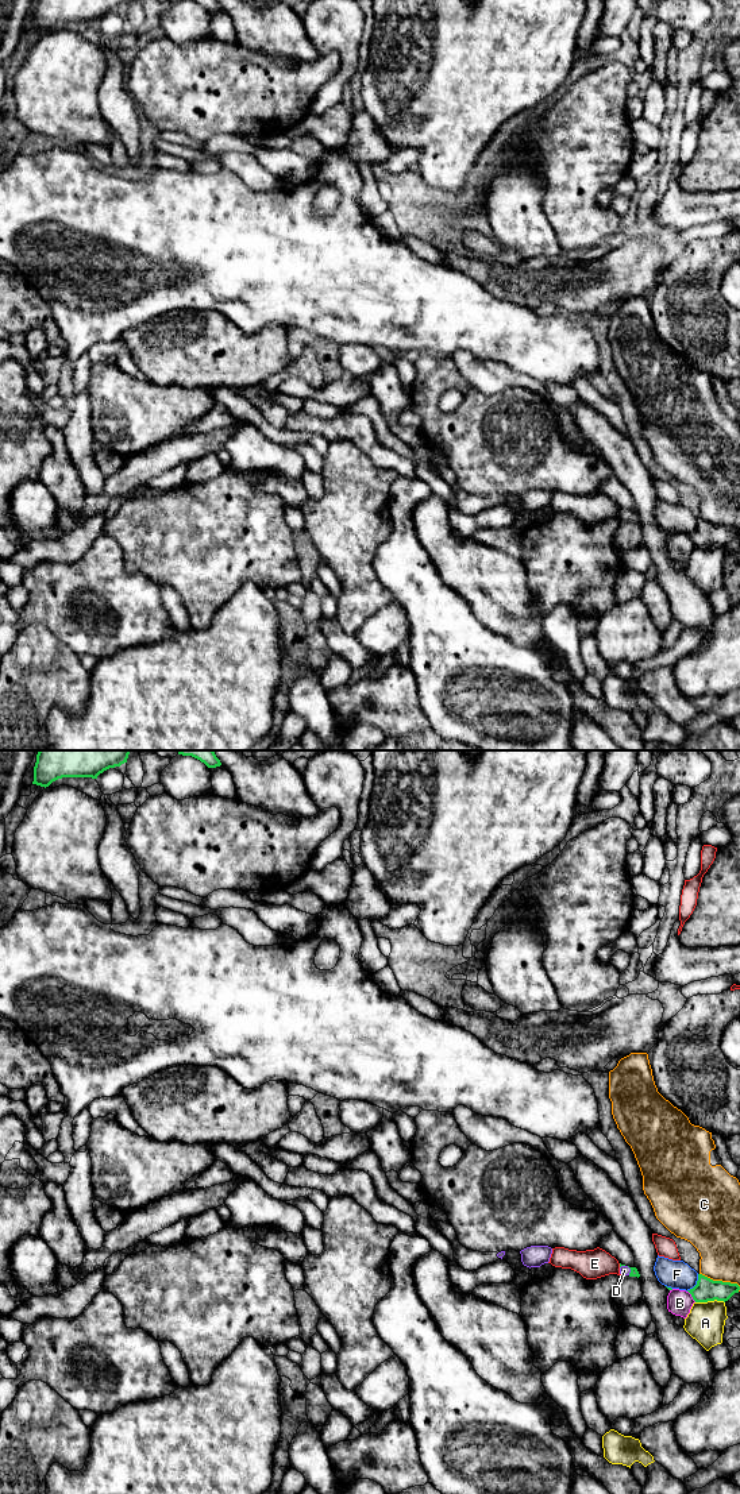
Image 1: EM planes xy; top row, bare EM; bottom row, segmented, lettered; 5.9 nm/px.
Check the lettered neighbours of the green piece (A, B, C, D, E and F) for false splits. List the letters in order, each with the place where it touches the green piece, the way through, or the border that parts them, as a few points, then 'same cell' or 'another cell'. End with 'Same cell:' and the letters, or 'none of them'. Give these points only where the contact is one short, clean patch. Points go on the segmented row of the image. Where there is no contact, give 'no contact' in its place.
A: xy (709, 1300) | another cell
B: xy (692, 1296) | along xy (688, 1290), (696, 1301) | another cell
C: xy (720, 1281) | another cell
D: xy (631, 1270) | across xy (633, 1271), (631, 1270), (624, 1270) | same cell
E: xy (620, 1265) | another cell
F: xy (697, 1284) | along xy (698, 1274), (697, 1282), (686, 1290) | another cell
Same cell: D

